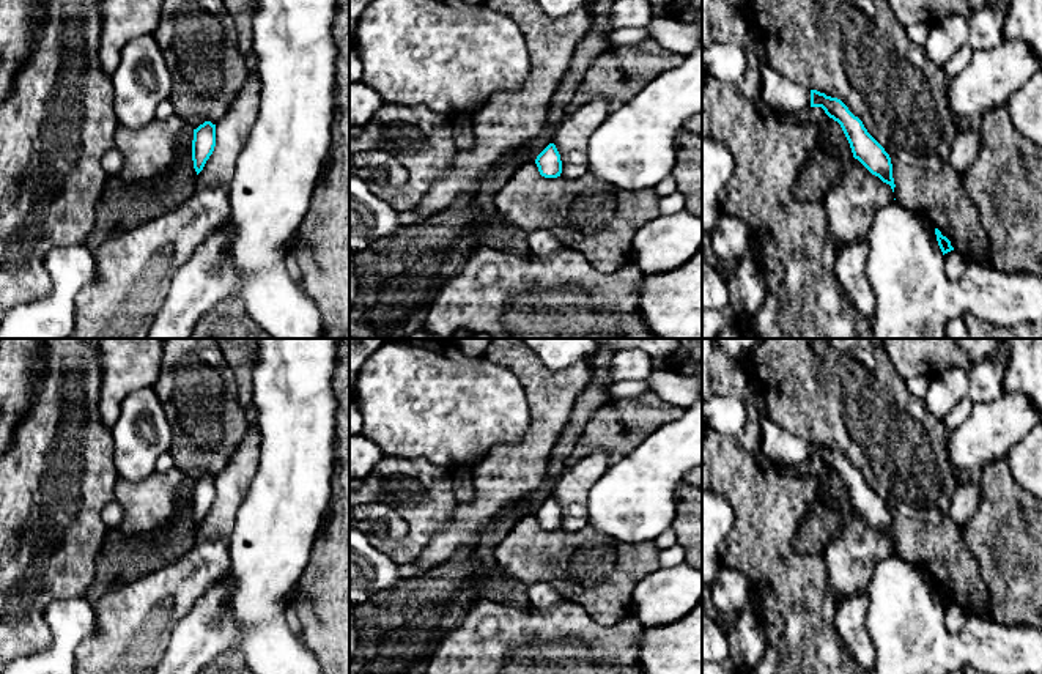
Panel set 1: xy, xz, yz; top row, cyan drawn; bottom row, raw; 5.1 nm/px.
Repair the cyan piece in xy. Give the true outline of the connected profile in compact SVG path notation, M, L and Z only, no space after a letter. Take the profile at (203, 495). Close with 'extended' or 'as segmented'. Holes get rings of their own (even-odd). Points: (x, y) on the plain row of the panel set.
M205 474L197 482L194 482L192 493L192 513L197 528L203 523L206 513L212 507L216 499L216 477Z; as segmented

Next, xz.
M549 496L535 512L538 524L545 531L557 531L562 526L560 507L554 496Z; as segmented

